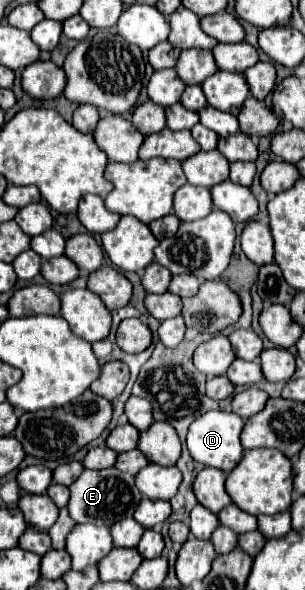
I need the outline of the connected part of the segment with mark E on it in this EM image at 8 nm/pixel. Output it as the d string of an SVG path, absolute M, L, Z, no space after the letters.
M108 467L100 471L84 469L82 475L70 485L68 511L76 523L94 523L94 525L112 527L116 521L132 517L140 499L142 499L142 493L134 485L132 475L120 473L116 467Z

